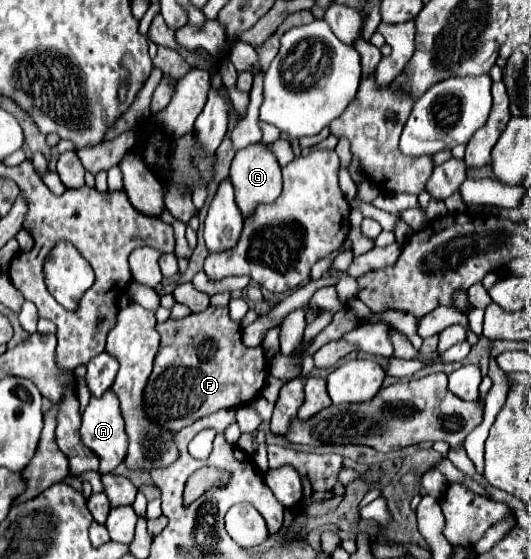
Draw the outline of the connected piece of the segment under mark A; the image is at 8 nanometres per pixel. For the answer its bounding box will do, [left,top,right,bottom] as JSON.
[79,389,127,473]

